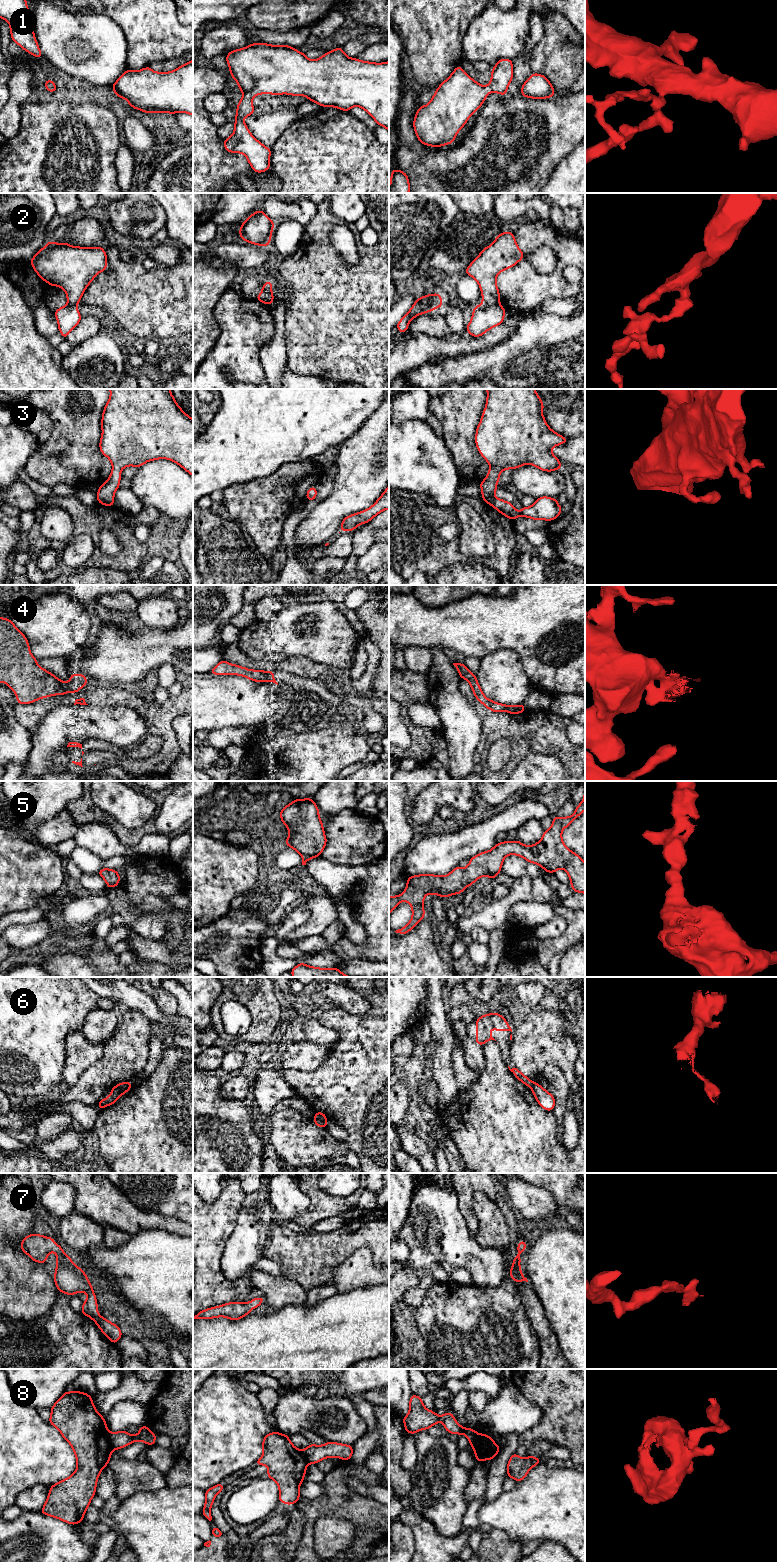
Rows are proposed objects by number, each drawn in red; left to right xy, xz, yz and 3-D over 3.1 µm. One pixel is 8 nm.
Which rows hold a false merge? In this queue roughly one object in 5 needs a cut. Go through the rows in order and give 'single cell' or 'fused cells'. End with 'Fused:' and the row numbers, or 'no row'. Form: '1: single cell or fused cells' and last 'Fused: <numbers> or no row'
1: single cell
2: fused cells
3: single cell
4: single cell
5: single cell
6: fused cells
7: single cell
8: fused cells
Fused: 2, 6, 8

